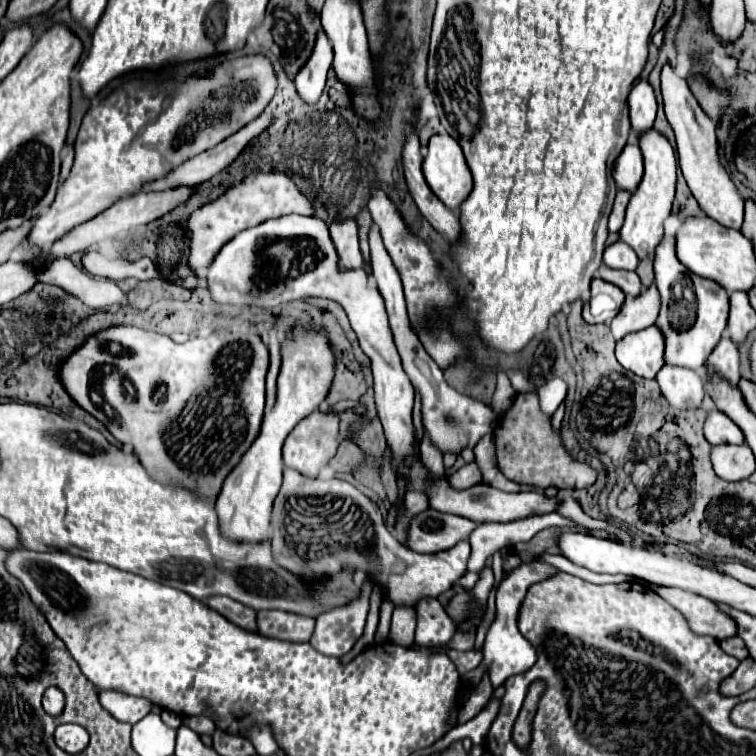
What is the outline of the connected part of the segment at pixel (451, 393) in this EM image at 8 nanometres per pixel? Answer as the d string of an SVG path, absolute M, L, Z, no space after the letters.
M372 224L370 228L370 252L372 252L372 272L378 284L378 290L386 302L386 312L390 318L390 328L396 340L396 348L400 352L402 358L402 366L406 370L406 374L410 376L410 382L414 388L420 390L422 396L422 424L428 430L432 442L442 450L452 450L456 454L460 454L460 450L464 446L474 448L476 442L484 436L494 431L496 426L496 416L492 412L490 406L472 400L460 392L456 392L454 388L450 388L444 380L442 370L438 368L438 364L428 356L428 352L424 350L422 342L418 340L418 336L414 336L410 322L408 322L408 314L406 314L406 300L404 300L404 290L402 290L402 280L398 276L398 270L394 268L394 262L390 260L390 254L386 252L384 244L382 244L382 236L378 232L378 226Z

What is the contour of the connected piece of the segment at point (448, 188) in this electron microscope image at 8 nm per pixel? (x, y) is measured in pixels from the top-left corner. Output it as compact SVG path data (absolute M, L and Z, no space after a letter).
M448 134L432 136L422 168L432 192L452 212L458 212L460 204L468 198L474 186L460 144Z

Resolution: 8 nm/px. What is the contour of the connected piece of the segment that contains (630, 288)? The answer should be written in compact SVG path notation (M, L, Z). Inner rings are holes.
M602 264L602 268L598 268L598 276L606 282L612 282L616 284L618 288L624 290L626 296L634 298L638 296L638 292L642 292L642 284L640 284L640 278L636 272L626 272L626 270L612 270L612 268L606 268Z

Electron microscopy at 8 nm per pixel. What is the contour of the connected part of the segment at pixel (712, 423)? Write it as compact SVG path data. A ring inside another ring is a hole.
M714 408L704 424L704 436L710 444L742 444L744 434L742 430L718 408Z

